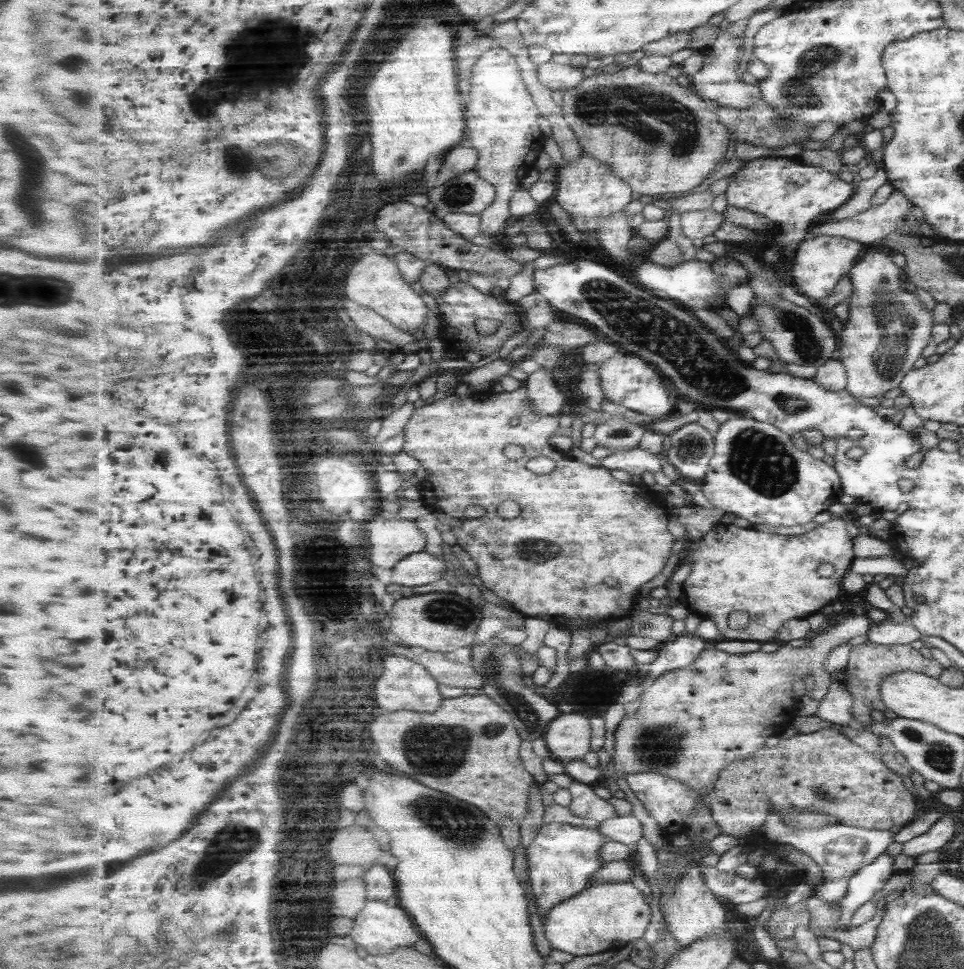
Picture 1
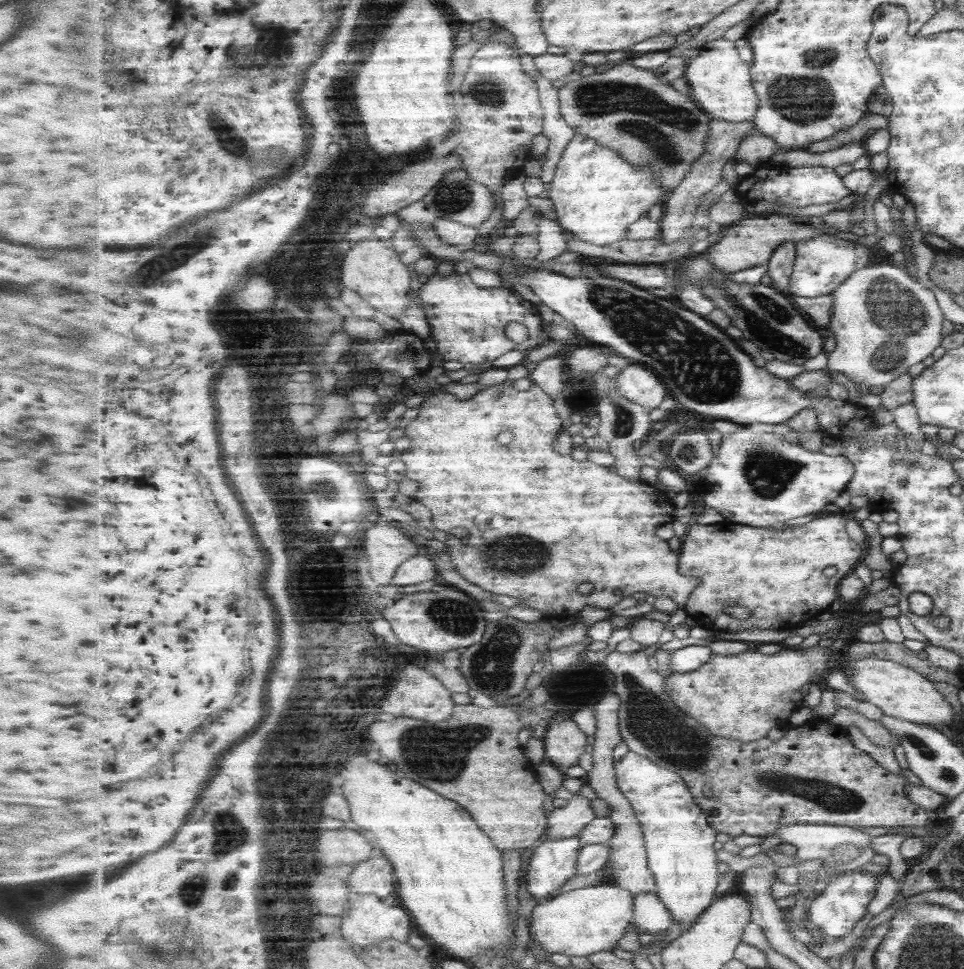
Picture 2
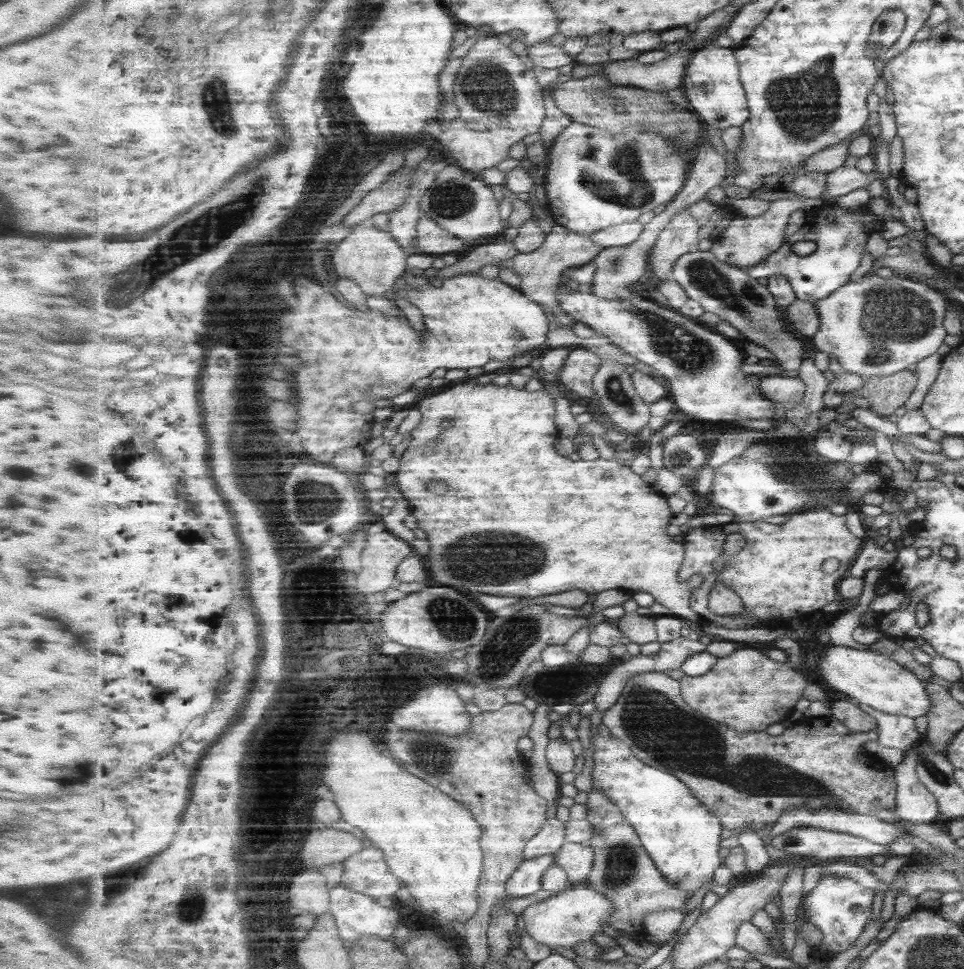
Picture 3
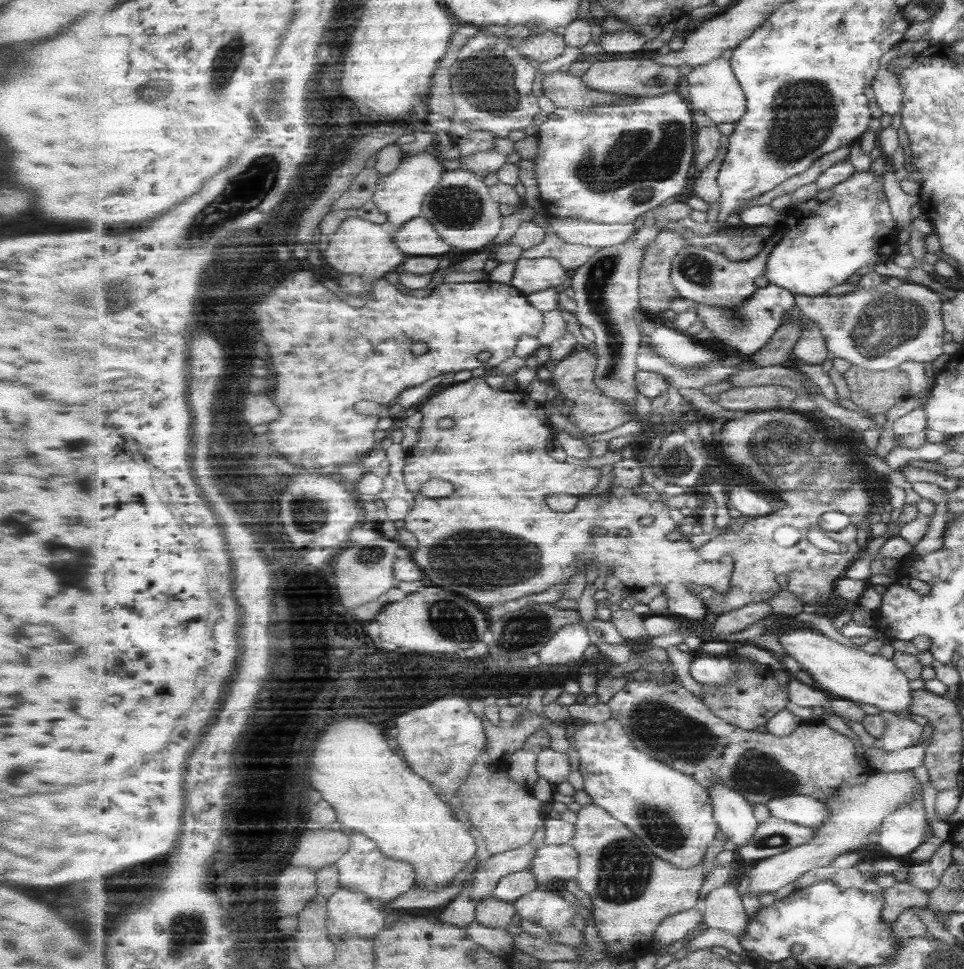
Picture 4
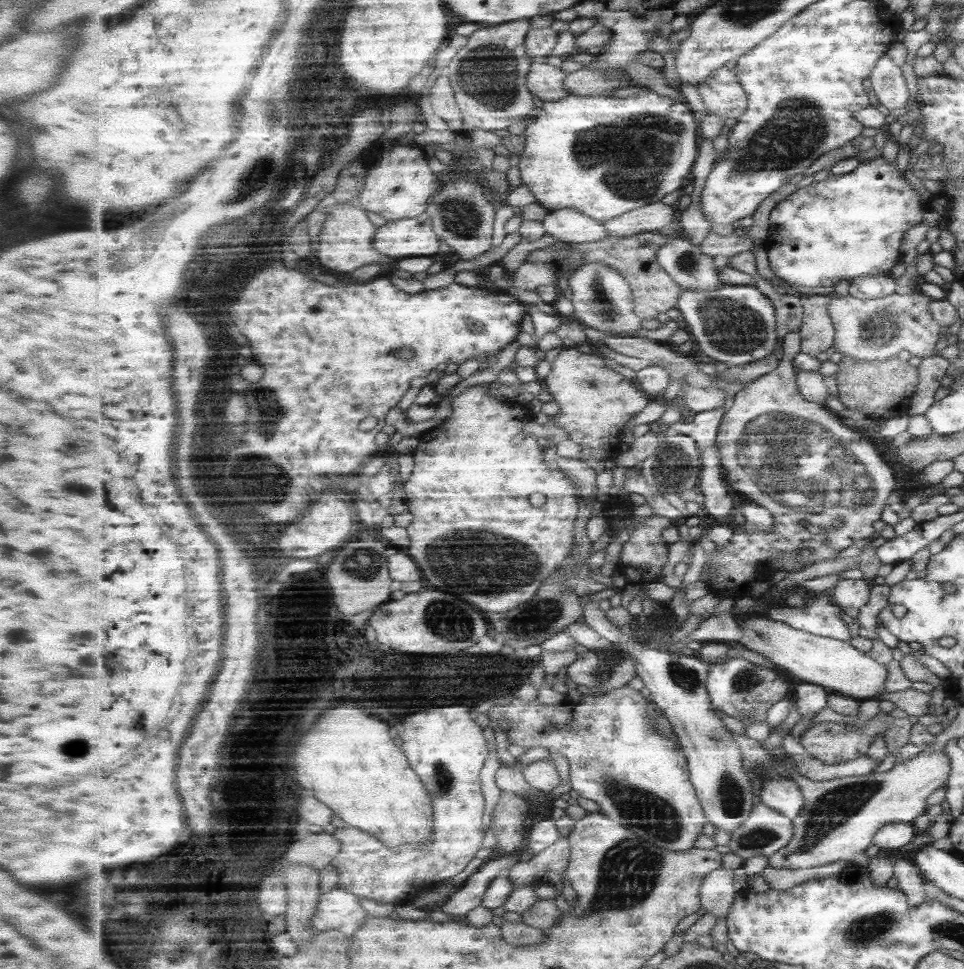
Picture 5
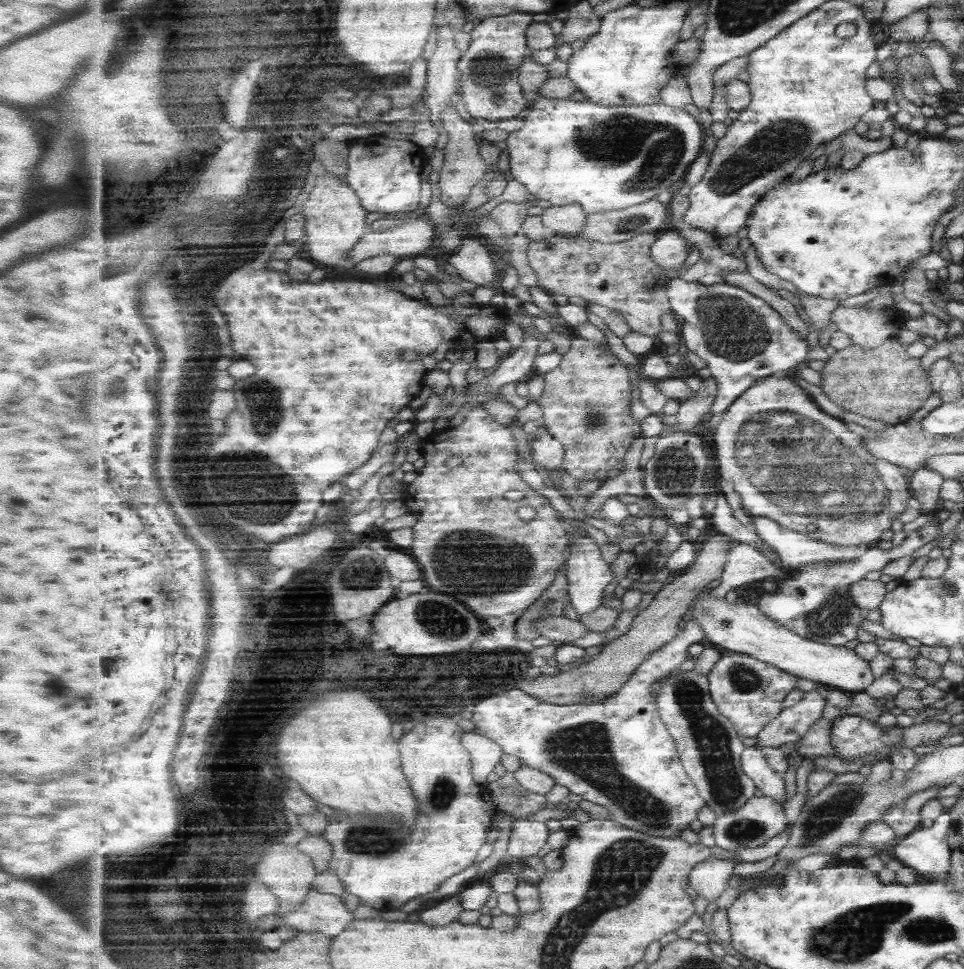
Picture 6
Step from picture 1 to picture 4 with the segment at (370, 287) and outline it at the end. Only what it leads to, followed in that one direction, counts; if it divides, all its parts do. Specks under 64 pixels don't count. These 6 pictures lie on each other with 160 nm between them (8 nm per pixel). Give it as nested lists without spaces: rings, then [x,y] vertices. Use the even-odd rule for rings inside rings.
[[[357,216],[349,217],[337,232],[331,235],[328,247],[323,251],[327,263],[341,274],[358,274],[366,286],[373,286],[387,272],[399,271],[407,254],[399,250],[393,240],[391,224],[375,224]]]

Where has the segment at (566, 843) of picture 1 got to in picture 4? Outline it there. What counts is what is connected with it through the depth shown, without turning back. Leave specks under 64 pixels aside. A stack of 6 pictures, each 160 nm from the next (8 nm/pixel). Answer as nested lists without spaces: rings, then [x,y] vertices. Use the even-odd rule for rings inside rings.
[[[531,869],[508,874],[501,878],[493,890],[493,897],[503,902],[514,903],[522,896],[541,887],[538,878]]]

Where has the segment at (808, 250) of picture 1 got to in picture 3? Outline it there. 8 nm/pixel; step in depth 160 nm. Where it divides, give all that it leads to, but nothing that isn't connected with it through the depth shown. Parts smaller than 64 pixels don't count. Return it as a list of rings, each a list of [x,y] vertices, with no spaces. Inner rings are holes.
[[[826,204],[817,207],[815,211],[808,213],[805,226],[790,236],[777,252],[748,269],[749,276],[753,279],[767,278],[769,280],[771,275],[783,275],[789,279],[789,284],[793,286],[799,300],[816,303],[818,300],[828,298],[832,293],[839,291],[839,288],[846,287],[851,282],[853,272],[861,264],[861,258],[863,258],[863,252],[867,246],[865,241],[867,234],[883,230],[883,220],[882,224],[878,224],[878,226],[866,226],[862,222],[867,208],[868,206],[840,209]],[[801,240],[812,240],[817,244],[816,250],[804,256],[795,254],[791,248],[793,248],[793,244],[797,244]]]

